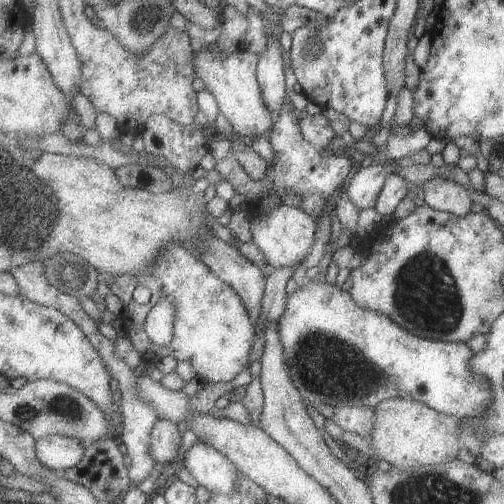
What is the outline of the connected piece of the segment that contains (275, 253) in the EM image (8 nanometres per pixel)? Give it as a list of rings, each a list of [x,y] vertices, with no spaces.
[[[284,204],[276,206],[268,214],[258,212],[250,222],[253,243],[266,257],[267,264],[276,268],[295,268],[301,265],[310,256],[317,228],[317,219],[306,214],[300,207]]]

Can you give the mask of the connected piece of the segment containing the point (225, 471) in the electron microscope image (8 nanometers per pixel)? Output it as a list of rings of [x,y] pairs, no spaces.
[[[196,441],[185,452],[184,466],[197,484],[210,494],[234,494],[238,470],[228,458],[204,441]]]

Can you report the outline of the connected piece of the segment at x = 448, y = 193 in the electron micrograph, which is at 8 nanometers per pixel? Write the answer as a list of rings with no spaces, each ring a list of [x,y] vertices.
[[[440,175],[423,184],[423,197],[430,208],[450,212],[454,216],[466,216],[472,208],[470,192],[463,185]]]

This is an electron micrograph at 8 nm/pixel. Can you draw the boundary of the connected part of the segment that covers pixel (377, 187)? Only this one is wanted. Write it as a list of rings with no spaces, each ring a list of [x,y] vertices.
[[[374,162],[366,168],[357,168],[346,188],[346,194],[352,204],[355,204],[359,210],[374,207],[384,182],[391,172],[390,168],[379,162]]]

